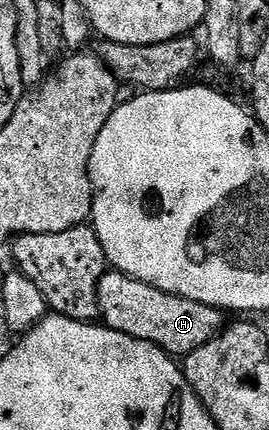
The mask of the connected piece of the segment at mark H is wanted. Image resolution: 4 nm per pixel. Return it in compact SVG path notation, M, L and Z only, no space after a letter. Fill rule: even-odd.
M113 270L102 276L97 287L97 302L105 327L140 341L152 342L175 358L185 358L192 350L204 346L204 342L216 338L224 327L223 309L156 290L147 283Z

